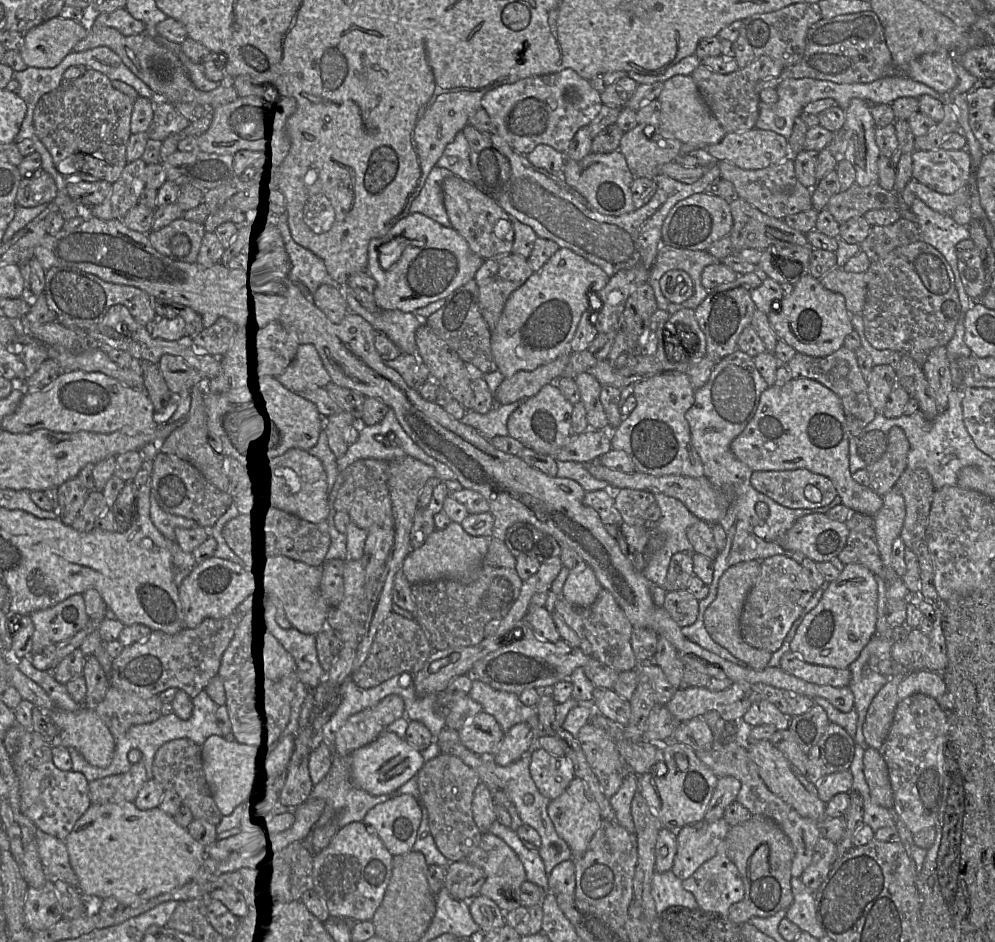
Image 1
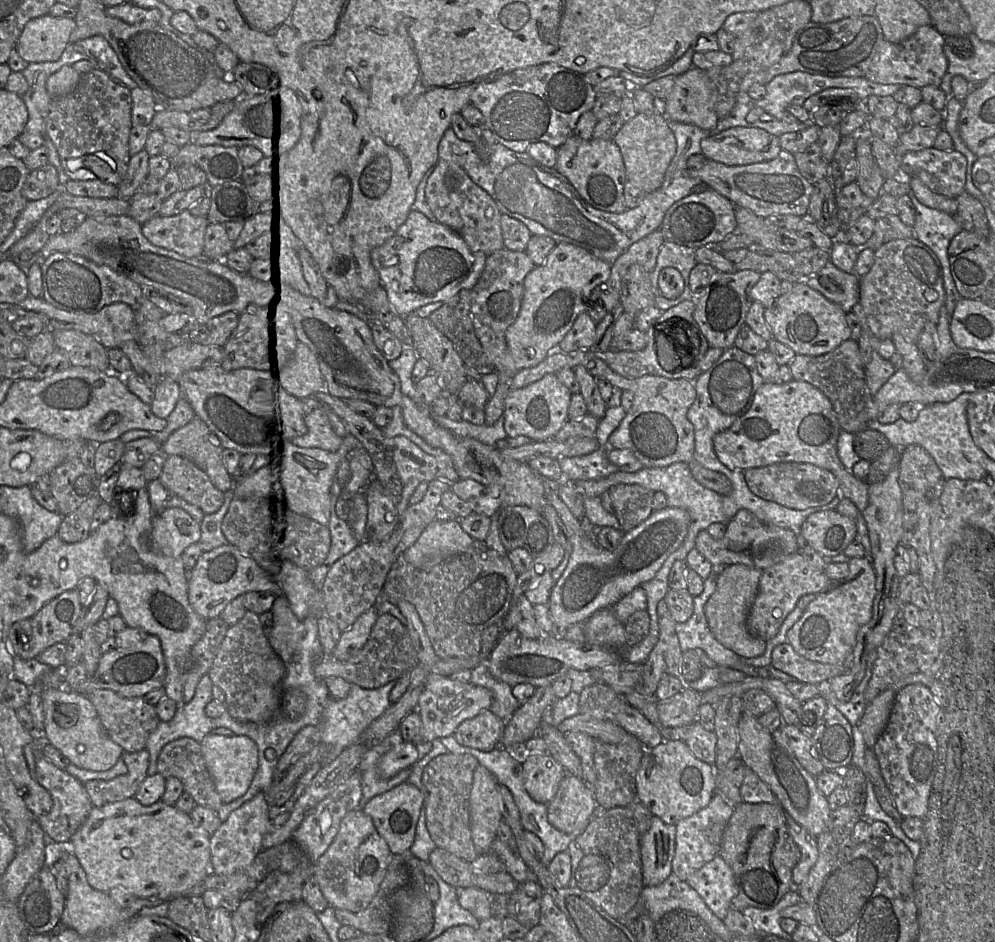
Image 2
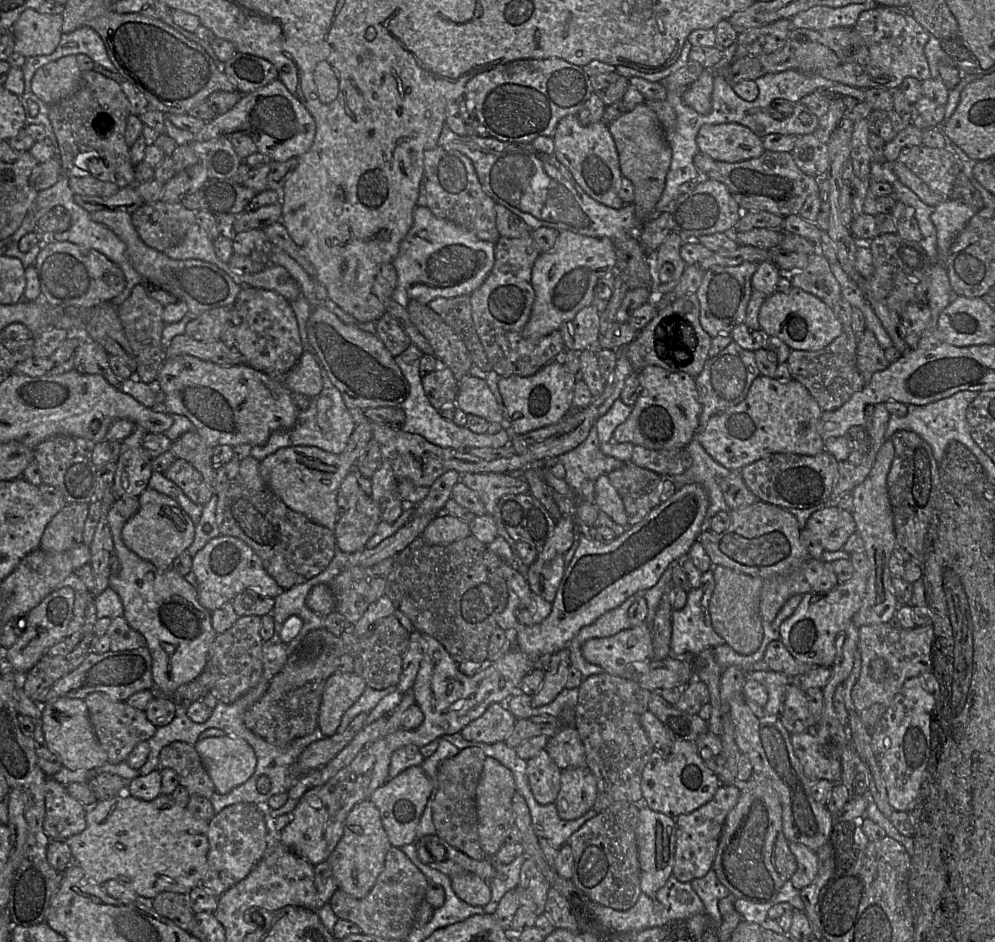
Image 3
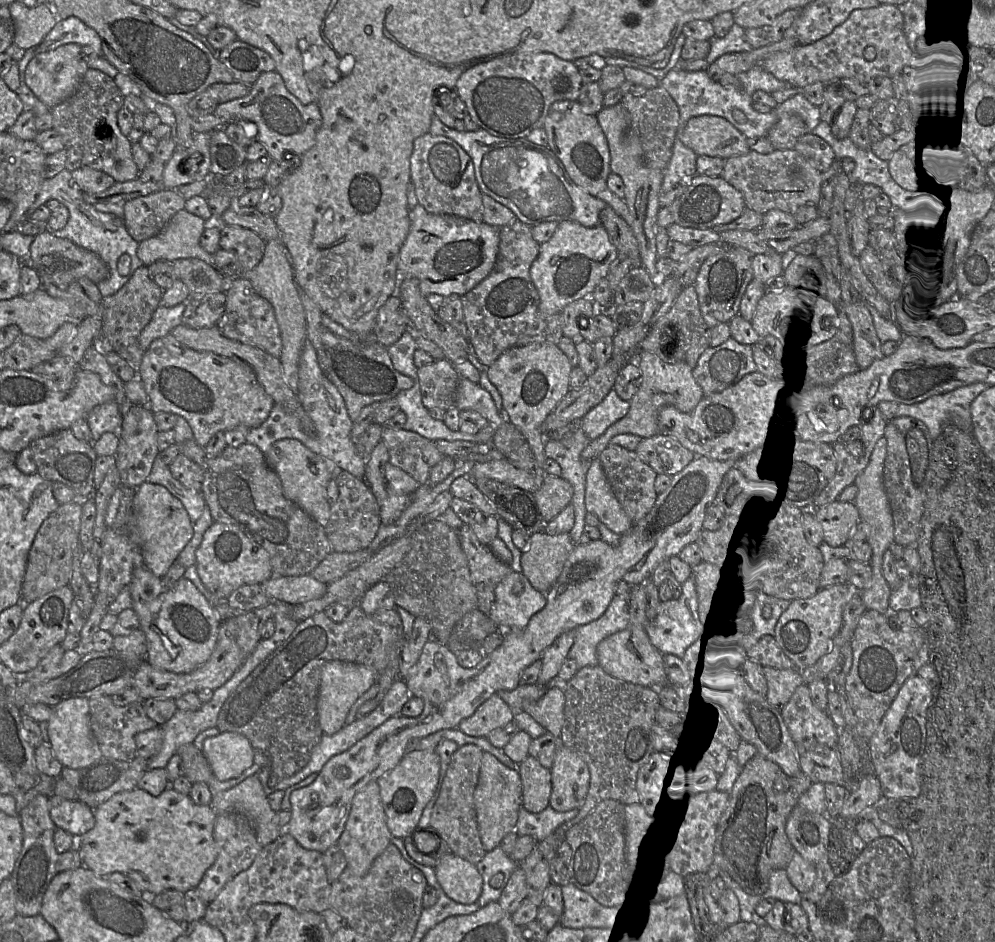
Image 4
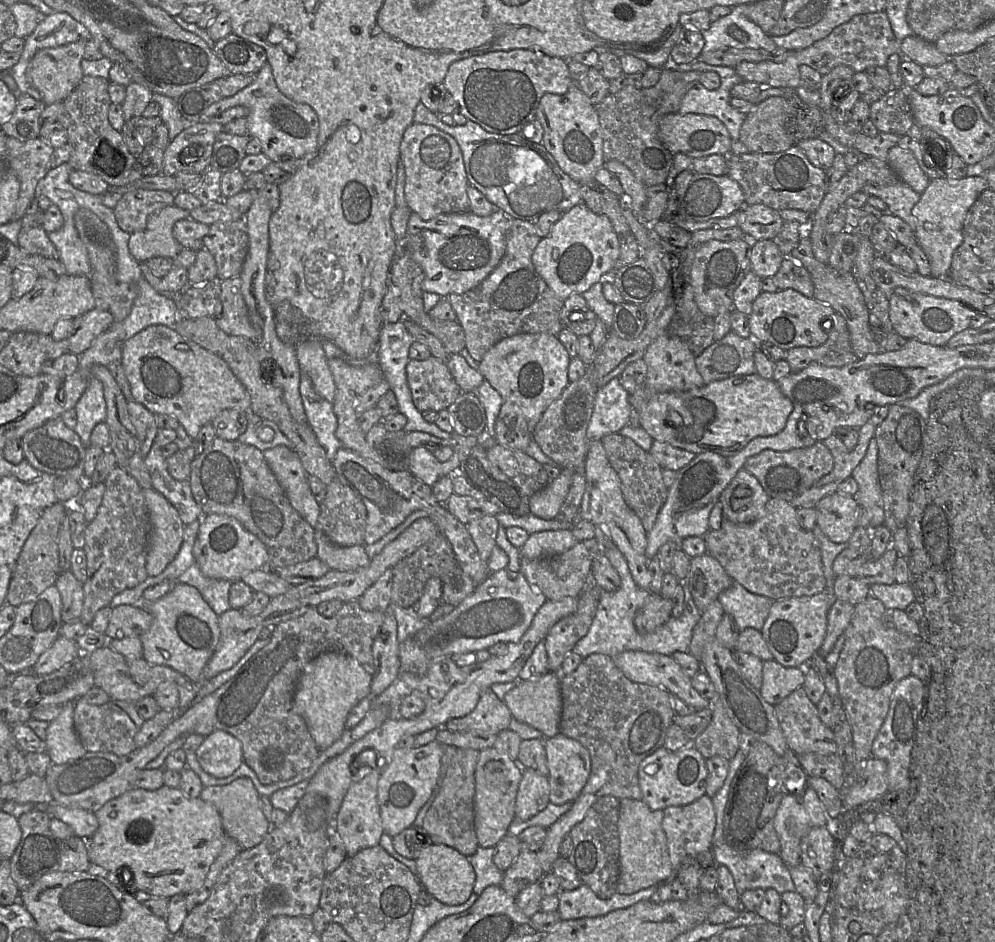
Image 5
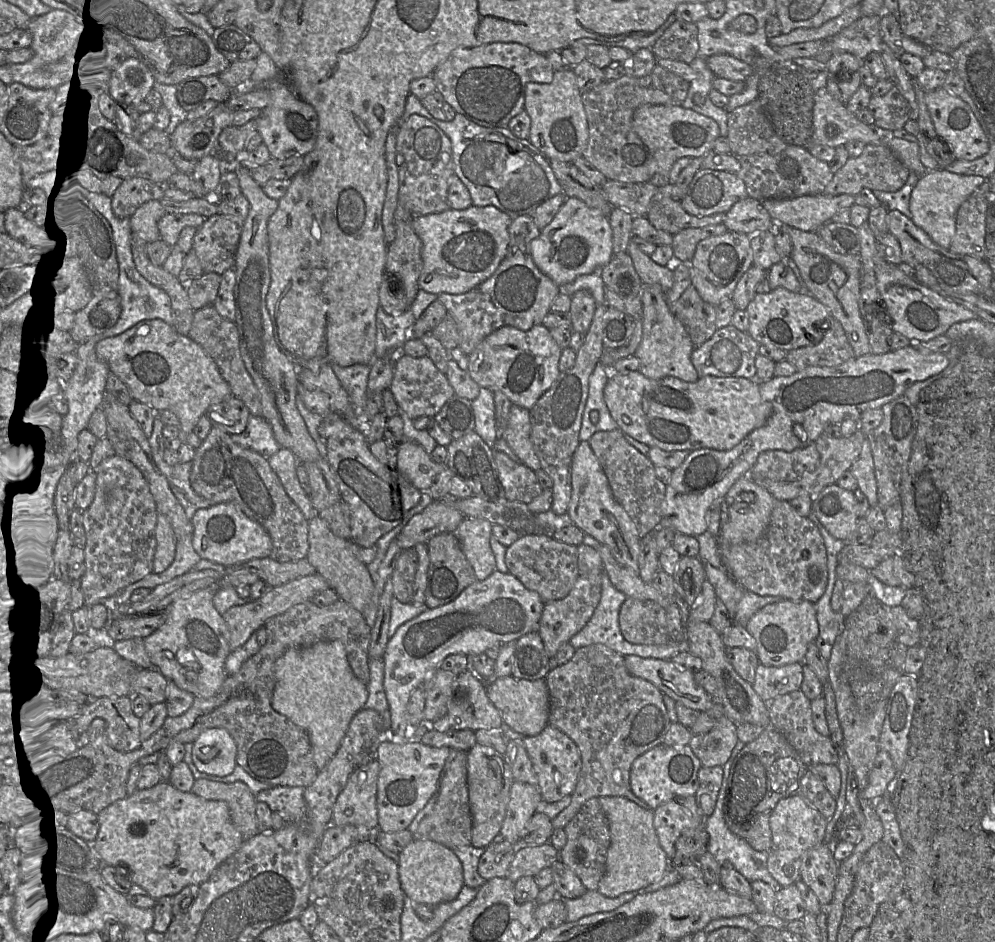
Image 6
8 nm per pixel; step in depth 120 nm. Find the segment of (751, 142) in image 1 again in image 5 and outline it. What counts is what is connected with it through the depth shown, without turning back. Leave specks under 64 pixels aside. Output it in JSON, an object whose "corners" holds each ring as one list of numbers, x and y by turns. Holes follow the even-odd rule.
{"corners":[[671,113,664,116,659,123,659,138,672,153,683,153,692,159,731,153,732,138,726,126,715,116,704,114]]}

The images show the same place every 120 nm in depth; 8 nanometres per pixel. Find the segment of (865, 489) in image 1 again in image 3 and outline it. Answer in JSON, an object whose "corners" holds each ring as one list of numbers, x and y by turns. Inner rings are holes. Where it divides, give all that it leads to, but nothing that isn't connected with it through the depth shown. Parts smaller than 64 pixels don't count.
{"corners":[[758,376,745,399,727,410,713,415,706,427,697,433,705,451,720,465,740,471,744,466,774,453,814,456,825,450,819,433,822,409,800,382,779,381]]}

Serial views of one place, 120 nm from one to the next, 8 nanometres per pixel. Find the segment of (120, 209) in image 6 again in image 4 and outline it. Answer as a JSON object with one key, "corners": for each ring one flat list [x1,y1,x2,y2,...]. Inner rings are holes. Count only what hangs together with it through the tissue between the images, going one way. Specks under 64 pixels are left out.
{"corners":[[160,189,124,204,123,222,138,243,159,234,180,210,185,199,175,189]]}

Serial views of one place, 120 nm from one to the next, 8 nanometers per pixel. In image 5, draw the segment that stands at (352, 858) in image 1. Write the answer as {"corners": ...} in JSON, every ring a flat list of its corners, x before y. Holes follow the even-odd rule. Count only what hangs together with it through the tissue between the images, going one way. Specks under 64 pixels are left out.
{"corners":[[374,769,359,781,354,781,334,819,332,832,342,841,346,855,351,857,365,848,379,845,383,831,382,821,379,814,377,785,380,772]]}

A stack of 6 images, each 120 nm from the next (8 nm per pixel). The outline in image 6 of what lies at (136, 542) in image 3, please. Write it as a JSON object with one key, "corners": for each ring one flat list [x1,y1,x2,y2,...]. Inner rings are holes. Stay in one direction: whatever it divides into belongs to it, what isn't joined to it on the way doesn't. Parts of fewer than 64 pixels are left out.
{"corners":[[157,514,155,527,156,547,153,559,153,573,165,571,173,562,177,538,166,516]]}

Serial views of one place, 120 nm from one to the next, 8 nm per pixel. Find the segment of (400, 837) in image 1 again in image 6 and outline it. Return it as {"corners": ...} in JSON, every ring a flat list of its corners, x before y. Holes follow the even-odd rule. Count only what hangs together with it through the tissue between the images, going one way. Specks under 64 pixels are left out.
{"corners":[[381,739,376,748,376,760,380,764,377,781,378,830,391,833,410,825,434,793,450,750,448,747,428,746,421,741]]}

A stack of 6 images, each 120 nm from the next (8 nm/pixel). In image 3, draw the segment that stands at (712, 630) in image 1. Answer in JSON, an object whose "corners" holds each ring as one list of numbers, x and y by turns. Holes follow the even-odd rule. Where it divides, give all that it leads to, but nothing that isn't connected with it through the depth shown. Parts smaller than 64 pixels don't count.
{"corners":[[712,566,711,569,715,579,715,589,708,605,712,627,738,654,753,654,764,636,759,611,764,580,723,566]]}

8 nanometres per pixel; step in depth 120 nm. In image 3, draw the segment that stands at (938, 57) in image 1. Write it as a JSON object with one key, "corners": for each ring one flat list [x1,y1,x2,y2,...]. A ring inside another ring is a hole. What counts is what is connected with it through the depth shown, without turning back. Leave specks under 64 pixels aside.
{"corners":[[877,6,863,11,853,29,869,49,865,62,846,62,832,68,822,68,815,71,817,75,861,89,874,87,891,91,900,88,907,77,921,82,932,78,924,52,931,34,917,22,908,8]]}

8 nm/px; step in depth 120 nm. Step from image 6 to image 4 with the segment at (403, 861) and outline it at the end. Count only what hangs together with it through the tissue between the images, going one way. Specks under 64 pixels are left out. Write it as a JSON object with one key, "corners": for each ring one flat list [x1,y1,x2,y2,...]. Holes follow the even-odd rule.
{"corners":[[448,852,439,858,434,870,440,886,450,899,461,904,477,902,483,879,474,864]]}

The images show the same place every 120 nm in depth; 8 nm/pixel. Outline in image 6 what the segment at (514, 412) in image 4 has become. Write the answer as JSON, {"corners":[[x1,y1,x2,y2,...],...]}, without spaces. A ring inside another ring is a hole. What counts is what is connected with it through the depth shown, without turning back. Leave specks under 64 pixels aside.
{"corners":[[542,324,527,331,503,326,489,334,468,355,467,371,480,387,499,390,513,405,530,410,558,378,561,351,549,329]]}

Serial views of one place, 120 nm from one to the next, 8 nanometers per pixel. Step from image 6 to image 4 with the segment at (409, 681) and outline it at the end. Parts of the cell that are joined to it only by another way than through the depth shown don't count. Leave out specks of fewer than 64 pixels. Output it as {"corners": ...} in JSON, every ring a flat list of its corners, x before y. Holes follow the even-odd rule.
{"corners":[[512,571,495,587,495,601,488,617,500,630,523,629,530,618,542,610,547,603,546,594,536,590,521,572]]}

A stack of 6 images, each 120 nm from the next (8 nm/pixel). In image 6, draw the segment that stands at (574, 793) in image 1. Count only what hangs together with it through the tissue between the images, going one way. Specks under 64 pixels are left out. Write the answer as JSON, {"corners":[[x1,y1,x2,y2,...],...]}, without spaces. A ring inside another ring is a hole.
{"corners":[[547,724,538,735,525,736,522,741,538,778,537,787,542,800,555,803,566,796,571,796,581,770,581,755,576,744,550,724]]}

